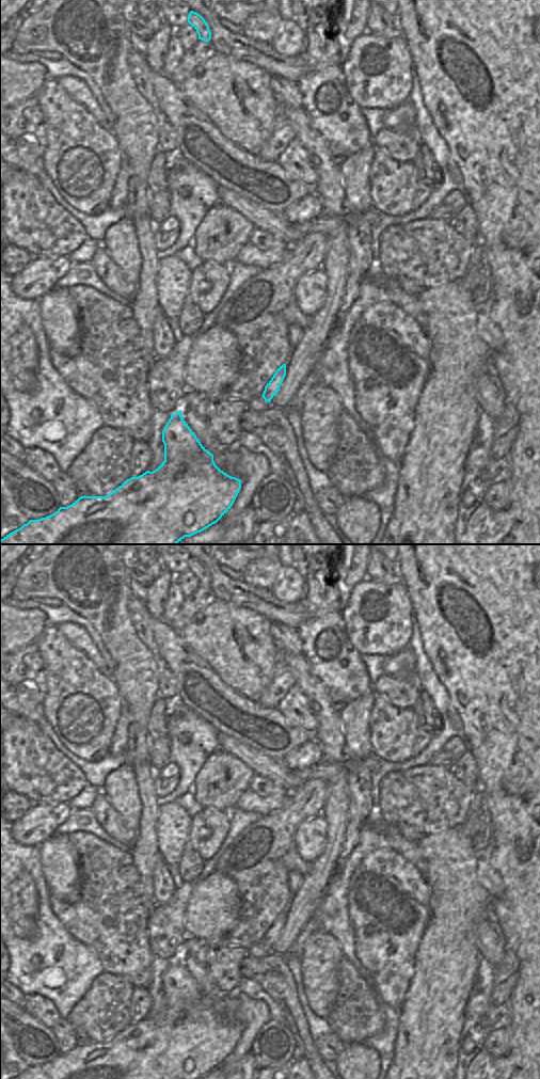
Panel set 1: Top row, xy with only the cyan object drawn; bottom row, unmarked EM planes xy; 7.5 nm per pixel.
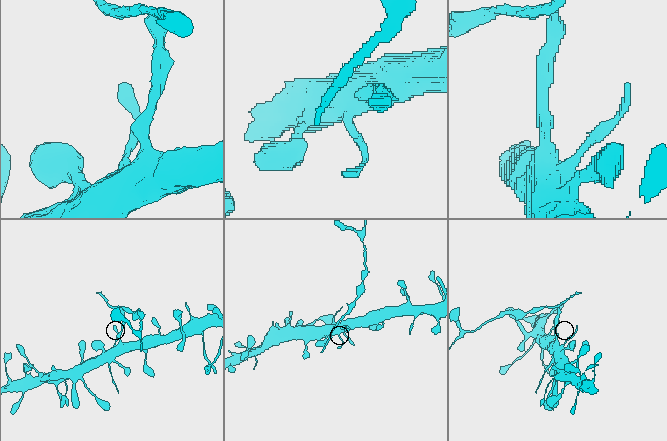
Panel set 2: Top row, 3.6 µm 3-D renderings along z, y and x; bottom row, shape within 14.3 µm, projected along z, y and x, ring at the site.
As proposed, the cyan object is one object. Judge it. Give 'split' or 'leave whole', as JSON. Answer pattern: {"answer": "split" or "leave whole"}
{"answer": "leave whole"}

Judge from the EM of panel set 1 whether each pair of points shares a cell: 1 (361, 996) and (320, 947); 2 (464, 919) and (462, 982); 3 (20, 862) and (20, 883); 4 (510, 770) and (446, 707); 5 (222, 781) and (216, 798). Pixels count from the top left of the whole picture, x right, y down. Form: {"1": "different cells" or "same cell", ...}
{"1": "different cells", "2": "same cell", "3": "different cells", "4": "different cells", "5": "same cell"}

